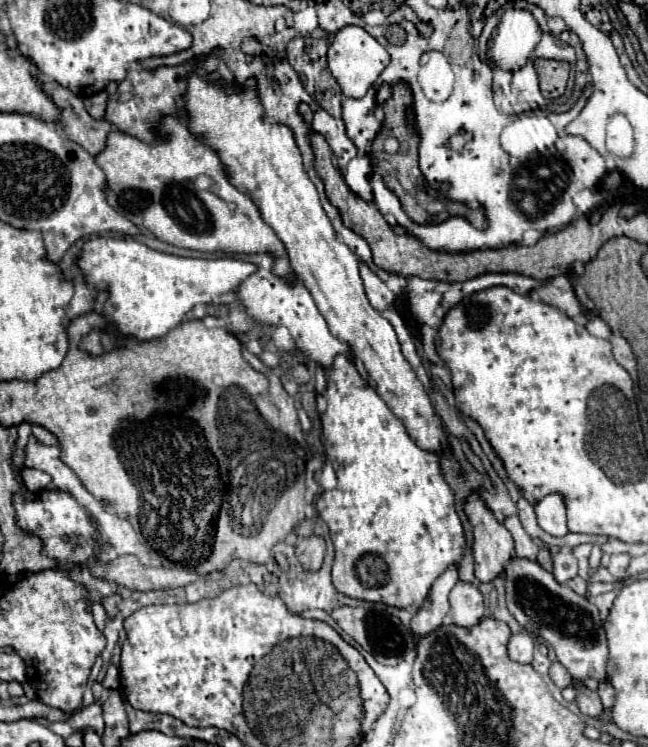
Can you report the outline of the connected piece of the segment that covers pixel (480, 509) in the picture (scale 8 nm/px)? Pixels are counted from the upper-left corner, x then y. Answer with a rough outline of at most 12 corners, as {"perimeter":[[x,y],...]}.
{"perimeter":[[479,495],[465,505],[473,525],[475,577],[497,579],[513,553],[511,533]]}

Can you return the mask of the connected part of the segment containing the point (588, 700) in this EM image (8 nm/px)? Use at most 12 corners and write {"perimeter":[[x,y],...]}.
{"perimeter":[[579,687],[577,707],[587,717],[601,717],[605,707],[597,691]]}

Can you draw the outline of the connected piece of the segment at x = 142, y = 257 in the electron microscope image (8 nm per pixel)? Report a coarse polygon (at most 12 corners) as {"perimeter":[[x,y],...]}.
{"perimeter":[[95,237],[77,265],[111,329],[163,337],[255,263]]}

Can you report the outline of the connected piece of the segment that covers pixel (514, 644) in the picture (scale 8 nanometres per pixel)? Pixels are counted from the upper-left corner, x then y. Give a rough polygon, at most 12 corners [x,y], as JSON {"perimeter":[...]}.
{"perimeter":[[529,633],[511,635],[509,659],[517,663],[533,661],[535,639]]}

